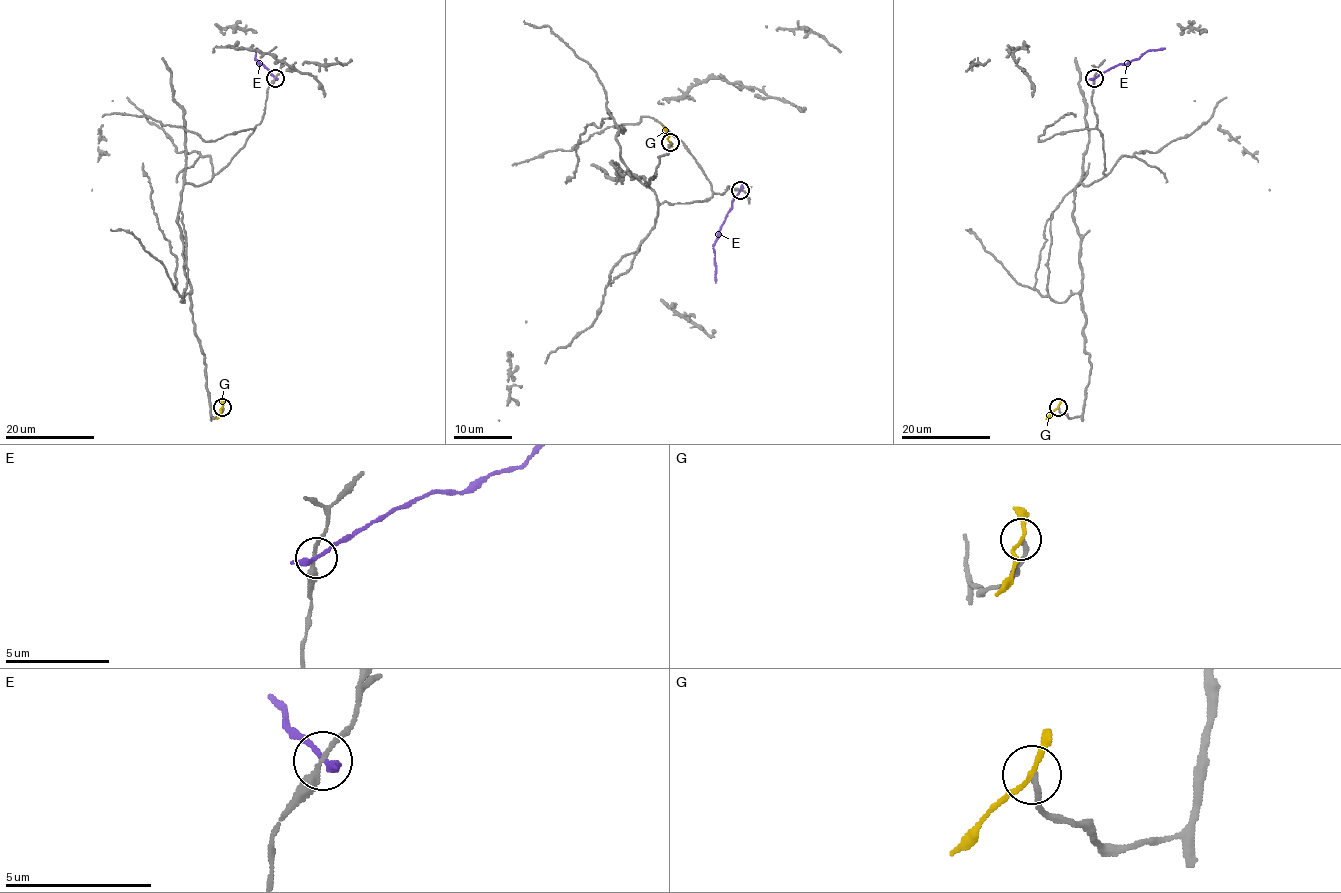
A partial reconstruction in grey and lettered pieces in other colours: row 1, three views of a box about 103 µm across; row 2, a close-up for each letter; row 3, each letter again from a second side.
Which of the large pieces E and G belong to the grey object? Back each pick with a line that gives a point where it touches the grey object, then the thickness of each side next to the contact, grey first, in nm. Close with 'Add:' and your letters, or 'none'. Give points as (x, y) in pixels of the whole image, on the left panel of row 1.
Add: none

